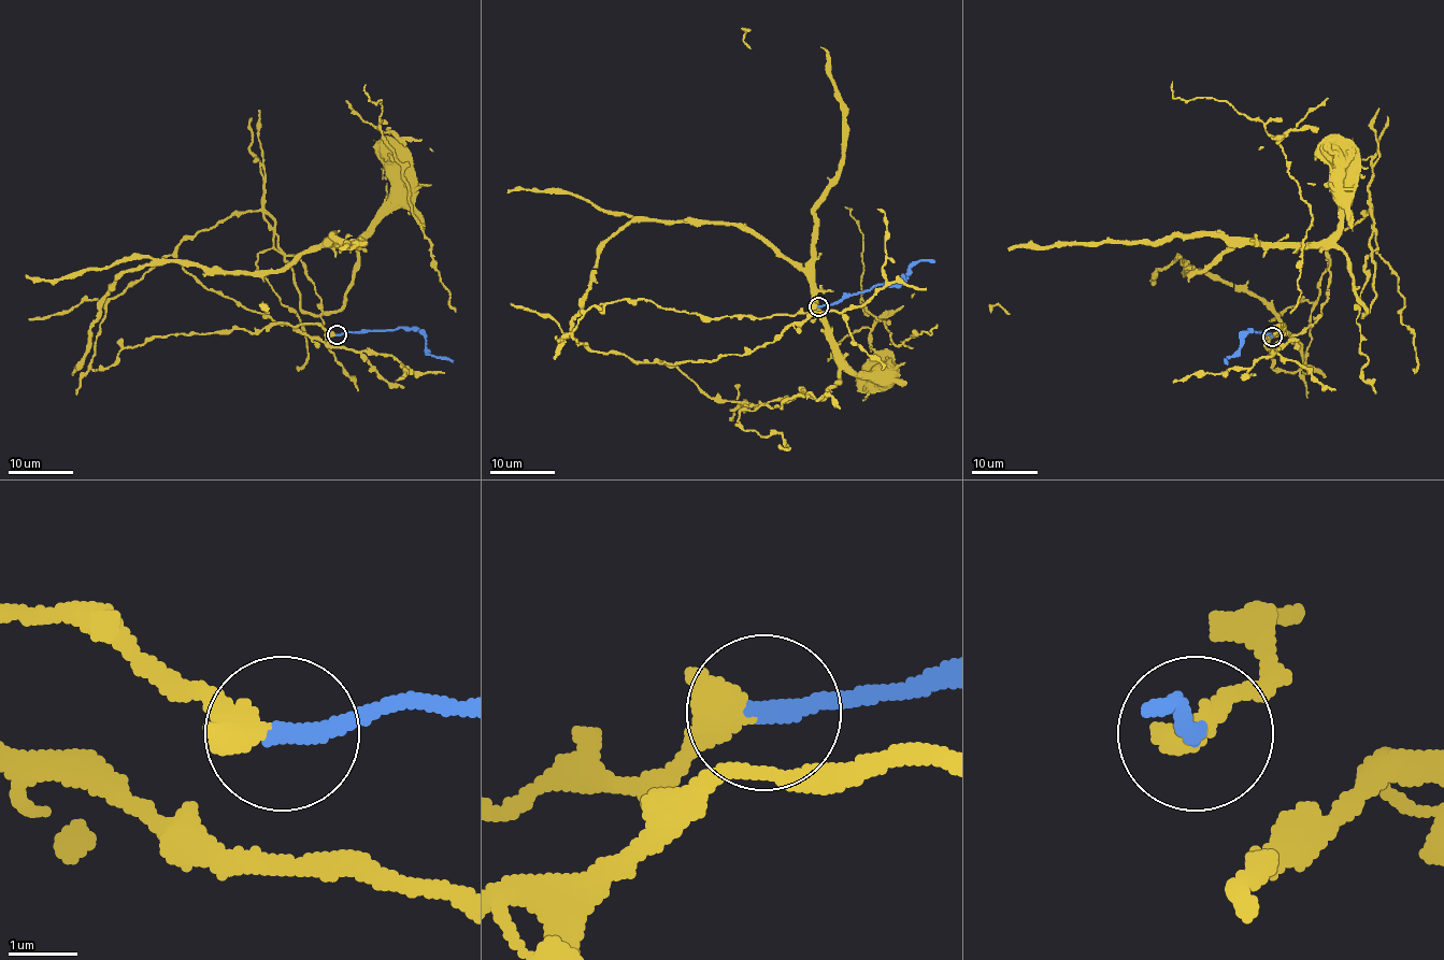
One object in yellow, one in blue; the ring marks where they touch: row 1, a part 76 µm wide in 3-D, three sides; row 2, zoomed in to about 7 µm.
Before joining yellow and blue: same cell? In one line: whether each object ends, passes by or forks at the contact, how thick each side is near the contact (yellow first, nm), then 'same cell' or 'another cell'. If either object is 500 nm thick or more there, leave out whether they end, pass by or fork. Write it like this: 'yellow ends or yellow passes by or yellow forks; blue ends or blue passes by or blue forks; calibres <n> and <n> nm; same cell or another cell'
yellow ends; blue ends; calibres 480 and 260 nm; another cell

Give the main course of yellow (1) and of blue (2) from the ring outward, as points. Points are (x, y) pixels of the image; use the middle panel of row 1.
1: (817, 305), (623, 299), (578, 345), (744, 404), (839, 381), (816, 285), (760, 240), (632, 219), (555, 359)
2: (817, 305), (837, 304), (877, 285), (897, 285), (921, 260), (934, 262)

